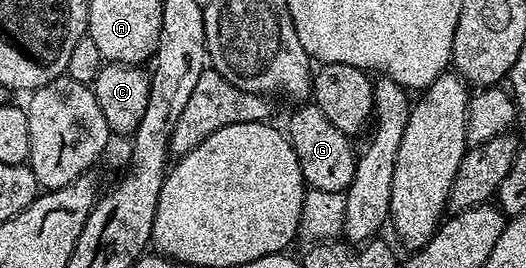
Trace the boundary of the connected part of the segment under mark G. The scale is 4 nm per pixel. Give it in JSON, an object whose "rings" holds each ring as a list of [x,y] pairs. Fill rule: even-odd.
{"rings":[[[301,105],[289,119],[287,138],[293,147],[295,157],[299,161],[299,169],[303,173],[306,184],[312,189],[324,191],[346,192],[355,177],[357,155],[351,144],[350,136],[344,135],[315,105]]]}

